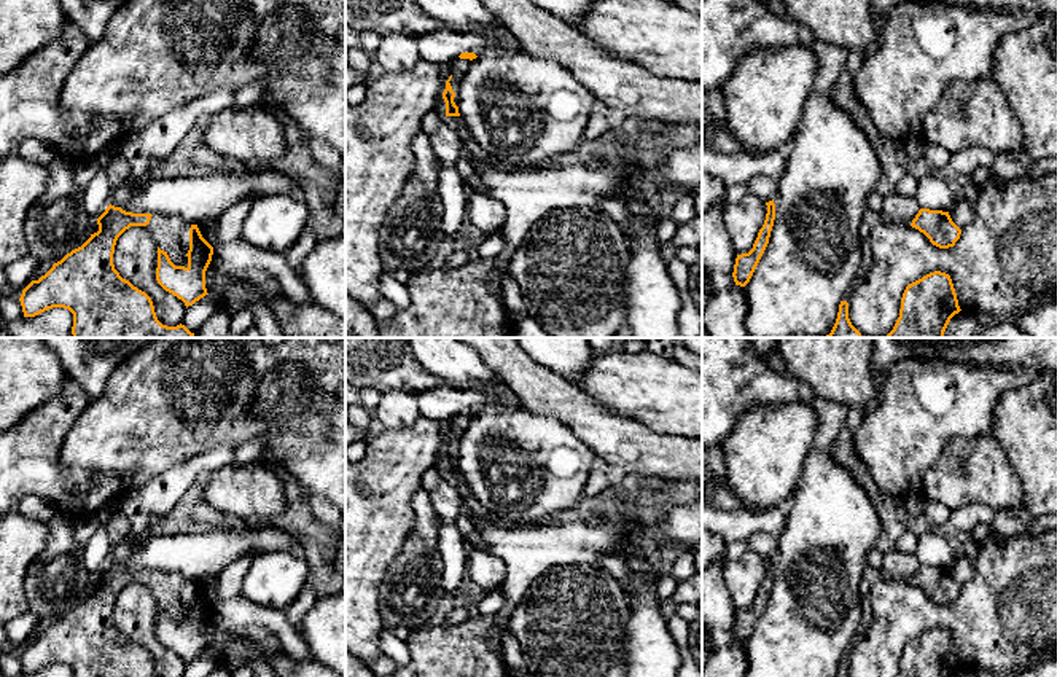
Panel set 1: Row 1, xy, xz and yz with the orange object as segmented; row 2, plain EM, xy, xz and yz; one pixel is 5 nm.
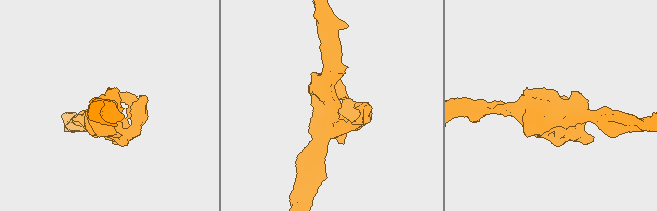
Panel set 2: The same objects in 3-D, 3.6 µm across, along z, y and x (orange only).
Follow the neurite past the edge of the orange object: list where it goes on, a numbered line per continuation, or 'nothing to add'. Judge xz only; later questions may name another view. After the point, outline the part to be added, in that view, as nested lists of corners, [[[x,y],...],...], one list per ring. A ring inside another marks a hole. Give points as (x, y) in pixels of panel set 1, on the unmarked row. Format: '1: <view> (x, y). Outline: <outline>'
nothing to add

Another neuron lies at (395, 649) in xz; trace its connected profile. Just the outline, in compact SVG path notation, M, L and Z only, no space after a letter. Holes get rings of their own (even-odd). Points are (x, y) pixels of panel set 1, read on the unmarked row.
M384 629L379 636L382 655L388 656L396 666L409 661L411 652L404 639L398 639L390 629Z

